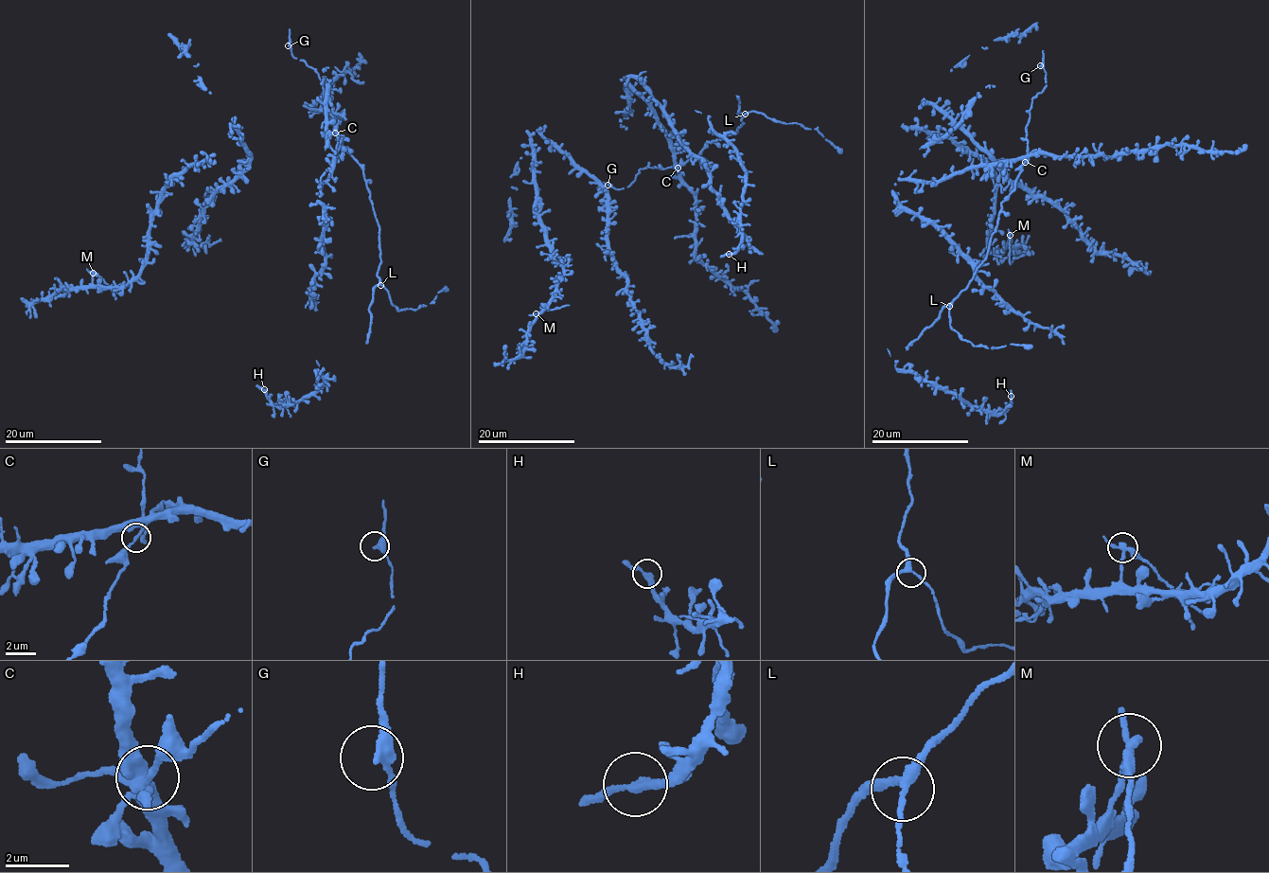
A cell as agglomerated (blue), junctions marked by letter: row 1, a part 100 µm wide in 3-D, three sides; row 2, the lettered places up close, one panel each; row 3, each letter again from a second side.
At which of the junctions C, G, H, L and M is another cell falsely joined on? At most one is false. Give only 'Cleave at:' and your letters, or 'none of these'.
Cleave at: M

